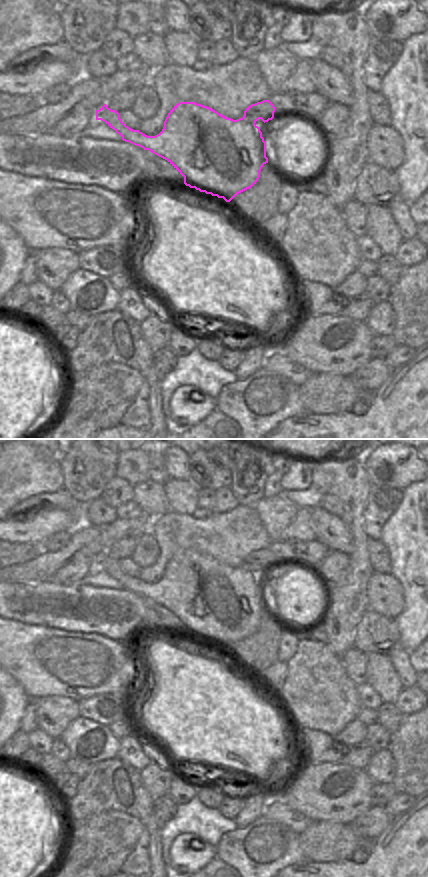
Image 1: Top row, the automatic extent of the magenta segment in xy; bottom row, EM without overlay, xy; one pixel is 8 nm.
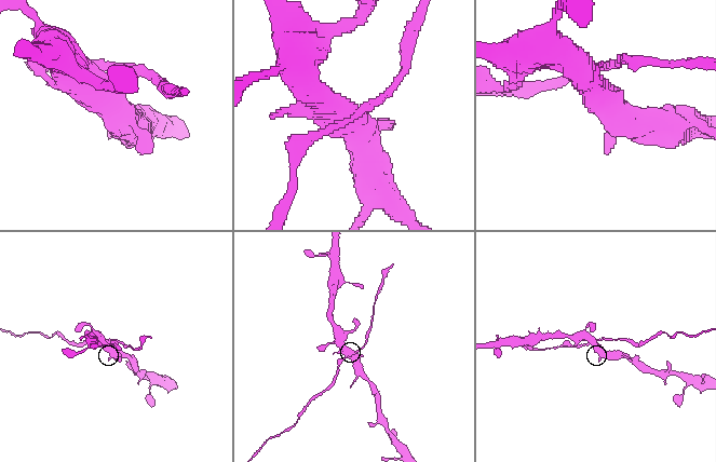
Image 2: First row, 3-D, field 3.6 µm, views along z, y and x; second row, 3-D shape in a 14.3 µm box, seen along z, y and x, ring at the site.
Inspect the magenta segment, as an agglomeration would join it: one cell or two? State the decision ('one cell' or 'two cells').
two cells

